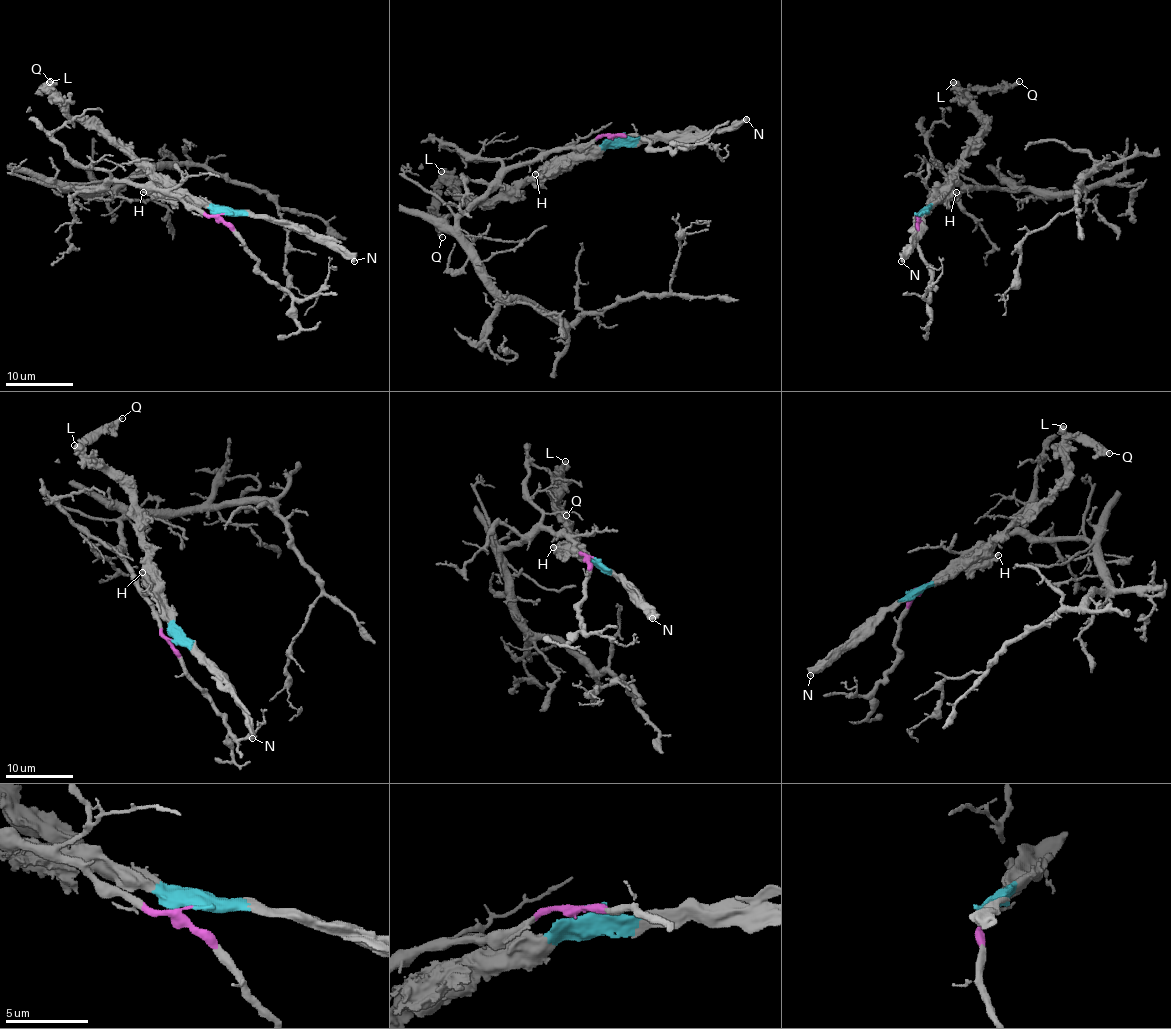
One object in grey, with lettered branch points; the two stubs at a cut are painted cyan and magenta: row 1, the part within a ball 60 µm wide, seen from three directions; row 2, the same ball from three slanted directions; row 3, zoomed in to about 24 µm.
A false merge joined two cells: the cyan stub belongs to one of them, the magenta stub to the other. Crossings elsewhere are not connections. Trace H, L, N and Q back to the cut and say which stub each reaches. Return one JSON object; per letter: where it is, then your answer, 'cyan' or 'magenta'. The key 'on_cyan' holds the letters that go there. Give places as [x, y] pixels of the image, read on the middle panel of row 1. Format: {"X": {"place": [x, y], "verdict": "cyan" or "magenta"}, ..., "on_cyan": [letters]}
{"H": {"place": [535, 174], "verdict": "cyan"}, "L": {"place": [441, 171], "verdict": "cyan"}, "N": {"place": [746, 119], "verdict": "cyan"}, "Q": {"place": [442, 237], "verdict": "cyan"}, "on_cyan": ["H", "L", "N", "Q"]}

